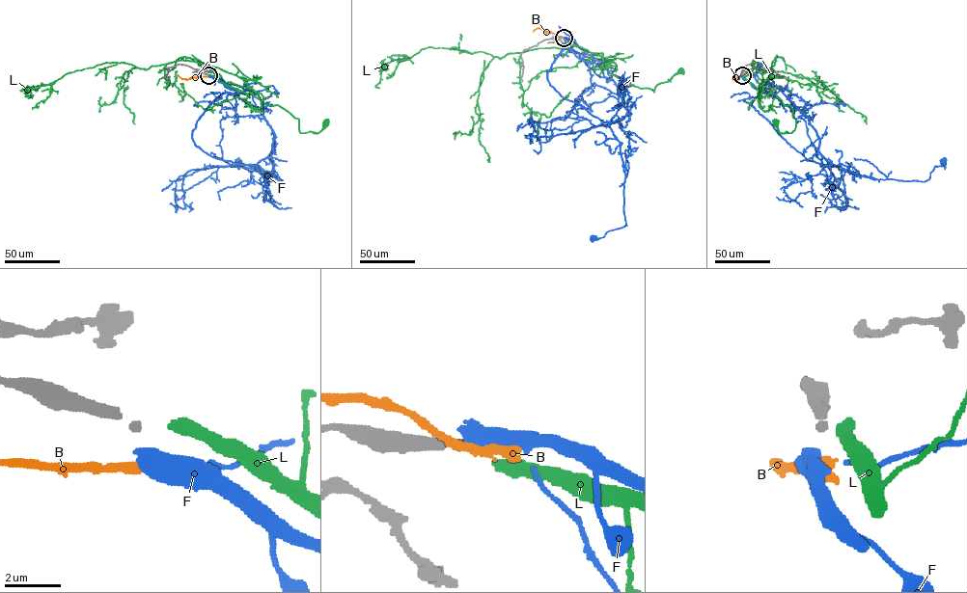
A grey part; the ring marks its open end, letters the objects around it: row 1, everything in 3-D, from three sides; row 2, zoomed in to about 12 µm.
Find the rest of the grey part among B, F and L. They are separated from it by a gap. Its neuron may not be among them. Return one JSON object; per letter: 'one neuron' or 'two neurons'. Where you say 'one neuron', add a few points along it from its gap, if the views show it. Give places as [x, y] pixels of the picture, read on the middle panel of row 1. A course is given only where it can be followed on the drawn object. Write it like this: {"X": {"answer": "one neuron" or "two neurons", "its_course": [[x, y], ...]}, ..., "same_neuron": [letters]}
{"B": {"answer": "two neurons"}, "F": {"answer": "two neurons"}, "L": {"answer": "two neurons"}, "same_neuron": []}

